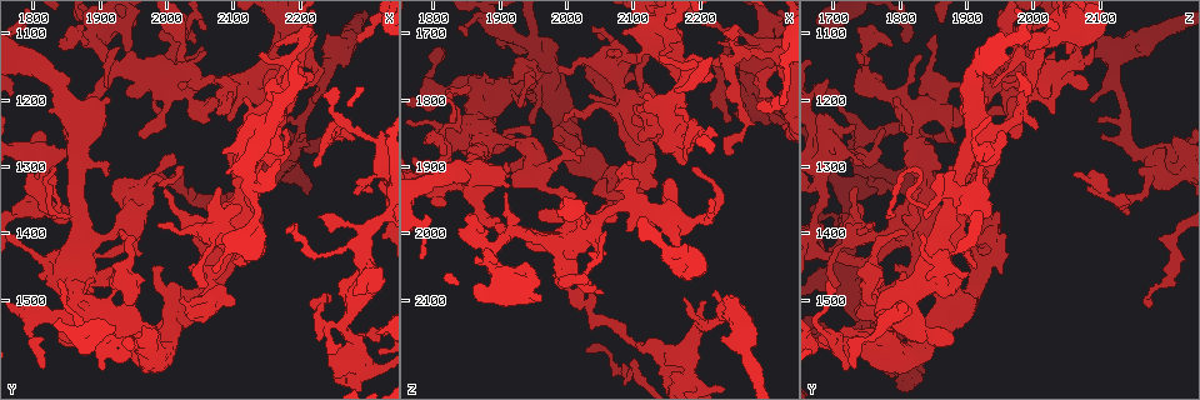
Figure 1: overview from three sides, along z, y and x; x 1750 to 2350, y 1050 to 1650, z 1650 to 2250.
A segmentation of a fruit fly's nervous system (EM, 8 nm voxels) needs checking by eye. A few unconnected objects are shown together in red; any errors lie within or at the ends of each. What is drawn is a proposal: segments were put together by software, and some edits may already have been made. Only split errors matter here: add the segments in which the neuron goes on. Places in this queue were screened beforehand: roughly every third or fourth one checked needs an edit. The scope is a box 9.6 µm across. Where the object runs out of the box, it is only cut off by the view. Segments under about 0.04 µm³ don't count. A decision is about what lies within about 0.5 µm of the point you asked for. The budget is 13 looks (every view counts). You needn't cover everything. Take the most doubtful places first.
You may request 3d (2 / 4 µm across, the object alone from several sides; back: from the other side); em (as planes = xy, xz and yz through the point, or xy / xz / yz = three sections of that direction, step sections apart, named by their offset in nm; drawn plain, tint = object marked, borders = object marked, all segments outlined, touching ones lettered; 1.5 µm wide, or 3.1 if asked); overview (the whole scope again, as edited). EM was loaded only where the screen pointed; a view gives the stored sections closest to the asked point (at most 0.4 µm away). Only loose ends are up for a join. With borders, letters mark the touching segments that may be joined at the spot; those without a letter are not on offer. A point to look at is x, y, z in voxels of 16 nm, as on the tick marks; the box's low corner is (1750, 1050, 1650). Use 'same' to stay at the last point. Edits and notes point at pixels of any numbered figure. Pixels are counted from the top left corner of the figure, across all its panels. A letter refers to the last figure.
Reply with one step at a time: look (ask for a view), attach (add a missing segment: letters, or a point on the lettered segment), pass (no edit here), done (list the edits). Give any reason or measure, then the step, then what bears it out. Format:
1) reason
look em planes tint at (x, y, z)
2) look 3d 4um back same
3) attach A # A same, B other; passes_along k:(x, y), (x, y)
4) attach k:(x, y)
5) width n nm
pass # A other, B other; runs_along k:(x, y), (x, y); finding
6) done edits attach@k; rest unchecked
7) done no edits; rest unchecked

thin end
look 3d 4um at (2285, 1110, 1810)

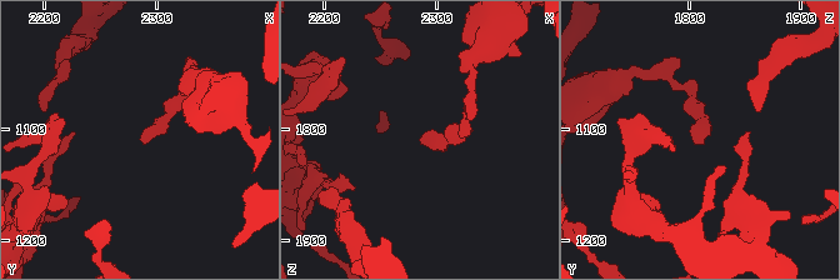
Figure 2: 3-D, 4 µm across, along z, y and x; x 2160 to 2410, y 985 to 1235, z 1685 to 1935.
look em planes borders at (2288, 1116, 1808)

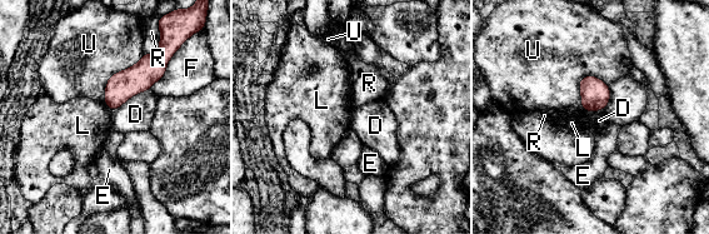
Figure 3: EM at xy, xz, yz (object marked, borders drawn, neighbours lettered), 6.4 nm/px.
longest_contact U 400 nm
pass # D other, E other, F other, L other, R other, U other; border 3:(150, 88), (134, 94), (113, 111); none of them fits

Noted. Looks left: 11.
branch stops here
look 3d 2um at (2240, 1105, 2090)

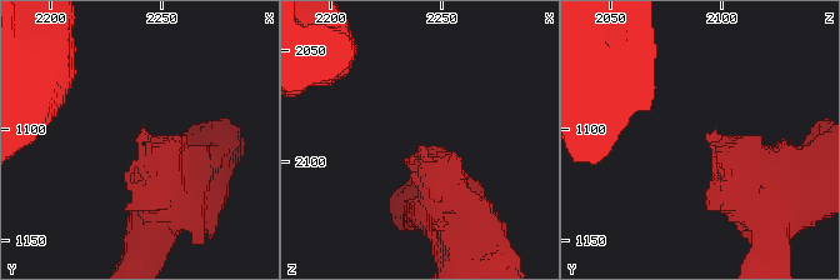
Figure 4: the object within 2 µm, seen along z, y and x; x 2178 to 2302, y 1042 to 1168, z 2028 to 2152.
look em yz step 8 borders at (2240, 1103, 2093)

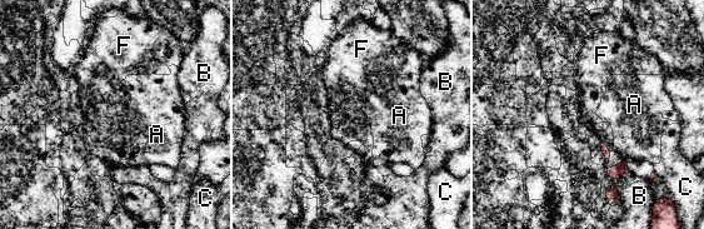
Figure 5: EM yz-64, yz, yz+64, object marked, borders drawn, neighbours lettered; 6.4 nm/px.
longest_contact B 100 nm
pass # A other, B other, C other, F other; border 5:(623, 157), (630, 162); none of them fits

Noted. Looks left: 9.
branch stops here
look 3d 2um at (2255, 1260, 1880)

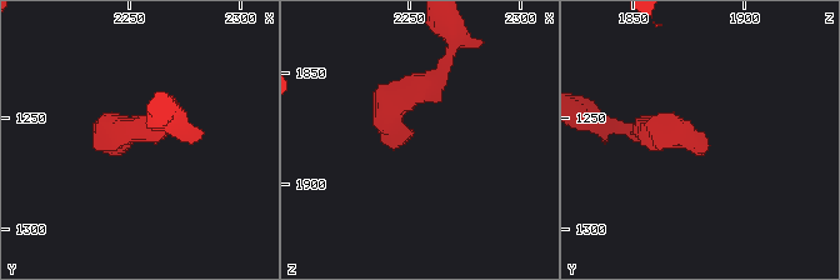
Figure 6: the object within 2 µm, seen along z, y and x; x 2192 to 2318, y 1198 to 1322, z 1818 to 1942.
need the tissue
look em planes borders at (2250, 1265, 1878)

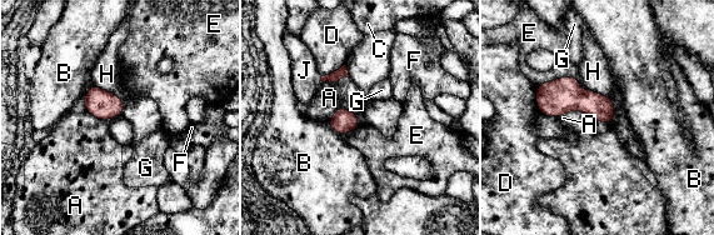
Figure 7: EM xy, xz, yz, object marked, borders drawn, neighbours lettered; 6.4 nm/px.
width 150 nm; longest_contact E 260 nm
pass # A other, B other, C other, D other, E other, F other, G other, H other, J other; no lettered segment goes on from it

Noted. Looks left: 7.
free end
look em yz step 8 plain at (2250, 1180, 1690)

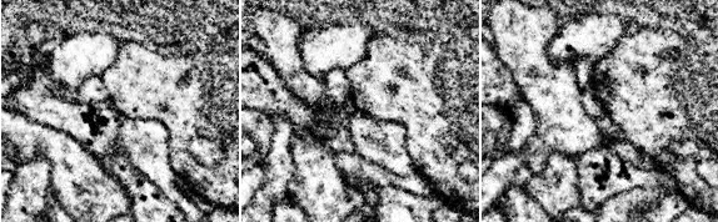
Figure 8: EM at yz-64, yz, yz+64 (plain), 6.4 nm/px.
what lies round it
look em yz step 8 borders same

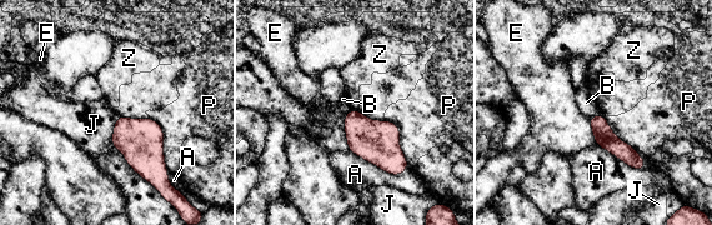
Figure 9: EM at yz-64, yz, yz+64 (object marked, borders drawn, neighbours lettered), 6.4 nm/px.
width 110 nm
pass # A other, B other, E other, J other, P other, Z other; none of them fits

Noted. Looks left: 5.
tapers out
look 3d 2um at (2000, 1335, 1830)

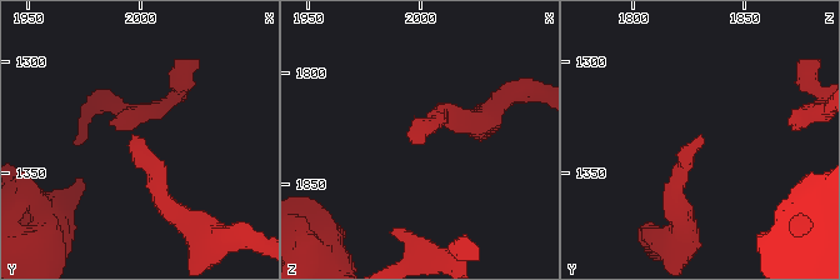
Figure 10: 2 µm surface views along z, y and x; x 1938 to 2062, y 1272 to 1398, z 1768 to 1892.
look em planes tint at (1998, 1334, 1831)

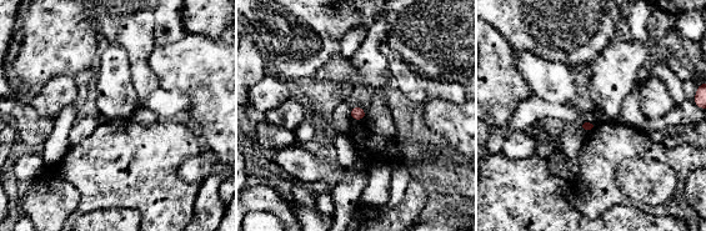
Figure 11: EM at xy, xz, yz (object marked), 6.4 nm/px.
look em planes borders same

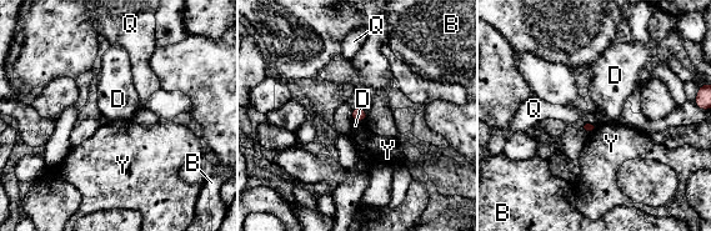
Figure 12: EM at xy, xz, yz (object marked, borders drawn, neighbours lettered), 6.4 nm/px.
pass # B other, D other, Q other, Y other; border 12:(353, 120), (365, 121); no lettered segment goes on from it

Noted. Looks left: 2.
done no edits; rest unchecked

